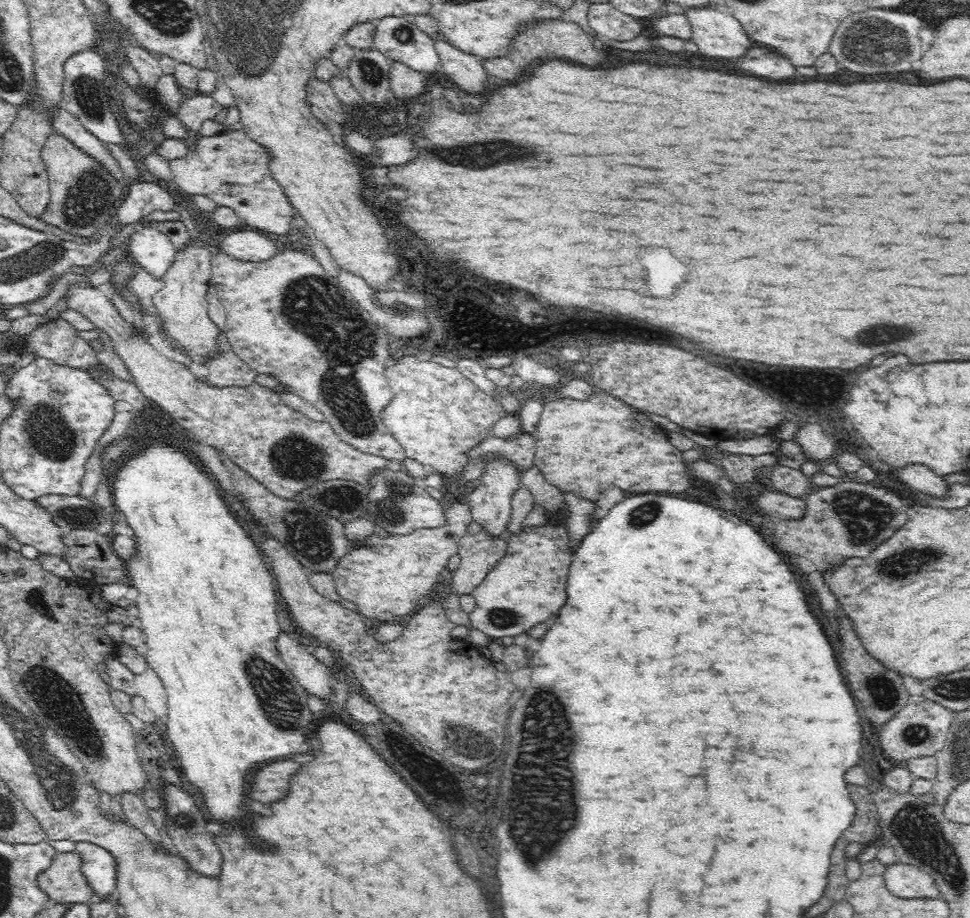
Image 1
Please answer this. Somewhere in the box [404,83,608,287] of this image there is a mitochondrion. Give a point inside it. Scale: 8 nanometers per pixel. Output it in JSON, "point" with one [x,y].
{"point":[472,154]}

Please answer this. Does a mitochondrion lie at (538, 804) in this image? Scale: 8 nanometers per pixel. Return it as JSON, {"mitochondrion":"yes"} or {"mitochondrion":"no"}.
{"mitochondrion":"yes"}

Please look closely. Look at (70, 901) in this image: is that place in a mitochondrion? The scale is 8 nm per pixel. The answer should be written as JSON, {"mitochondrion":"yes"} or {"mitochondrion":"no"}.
{"mitochondrion":"no"}

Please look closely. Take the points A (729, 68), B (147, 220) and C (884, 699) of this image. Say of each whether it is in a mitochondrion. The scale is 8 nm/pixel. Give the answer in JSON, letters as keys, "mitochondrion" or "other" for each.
{"A":"other","B":"other","C":"mitochondrion"}

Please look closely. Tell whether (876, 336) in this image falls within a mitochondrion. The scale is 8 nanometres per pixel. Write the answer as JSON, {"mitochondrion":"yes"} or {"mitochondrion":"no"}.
{"mitochondrion":"yes"}

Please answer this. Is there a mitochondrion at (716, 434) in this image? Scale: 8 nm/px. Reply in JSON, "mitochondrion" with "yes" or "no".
{"mitochondrion":"no"}

